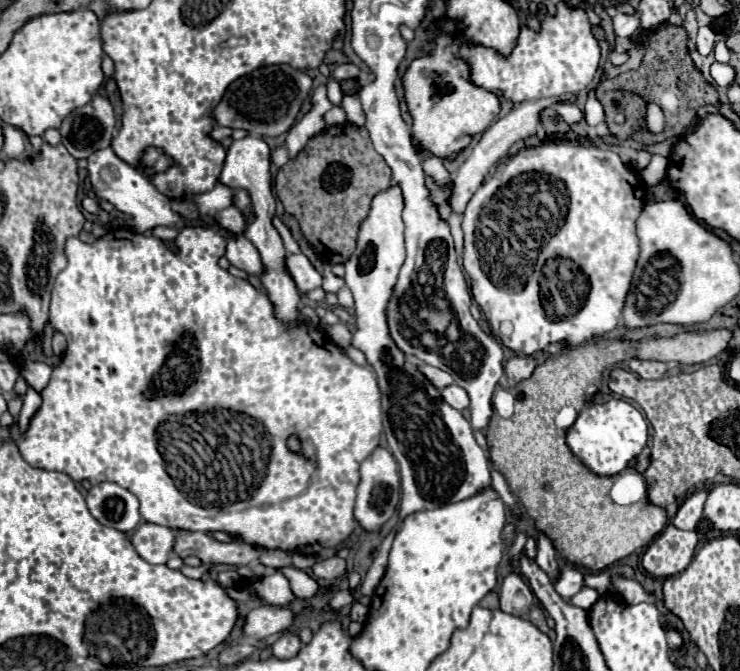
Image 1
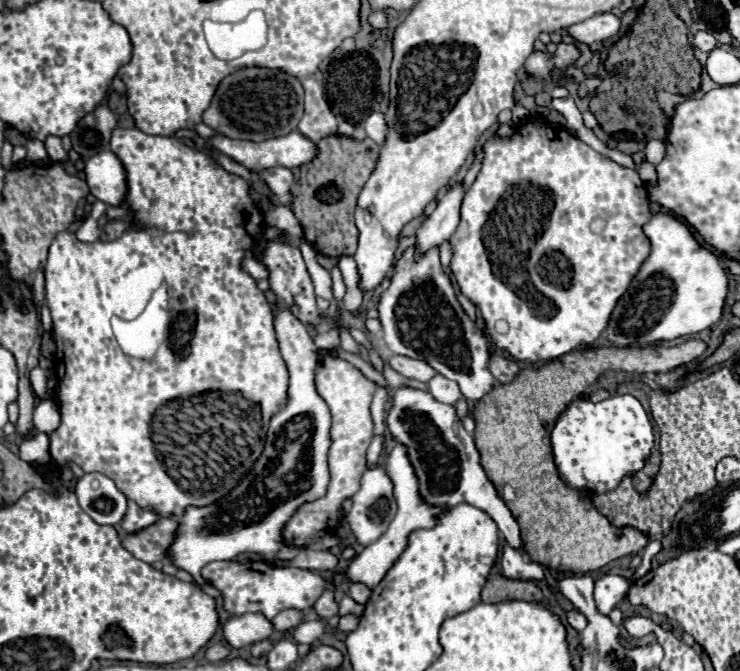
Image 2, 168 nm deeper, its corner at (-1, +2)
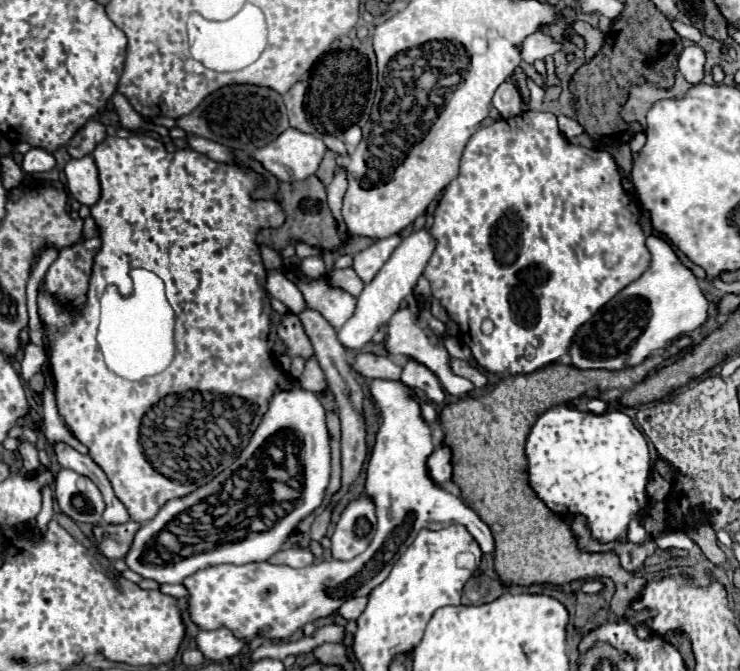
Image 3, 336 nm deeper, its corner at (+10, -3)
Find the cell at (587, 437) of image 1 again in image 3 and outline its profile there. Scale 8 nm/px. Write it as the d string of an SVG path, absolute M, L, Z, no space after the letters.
M553 406L533 424L525 456L529 486L545 506L557 516L585 516L591 536L601 544L625 538L631 520L641 520L649 508L649 446L633 420L619 410L591 414Z

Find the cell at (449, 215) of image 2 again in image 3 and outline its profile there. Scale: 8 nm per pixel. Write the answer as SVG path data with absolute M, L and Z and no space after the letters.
M419 230L409 234L401 244L395 248L391 258L385 262L385 266L377 272L377 276L365 284L363 292L357 298L357 308L353 312L353 318L345 322L345 326L339 328L337 338L347 350L361 350L377 330L381 330L389 318L399 310L401 302L413 292L423 268L427 266L431 254L435 250L435 238L429 234L429 230Z

